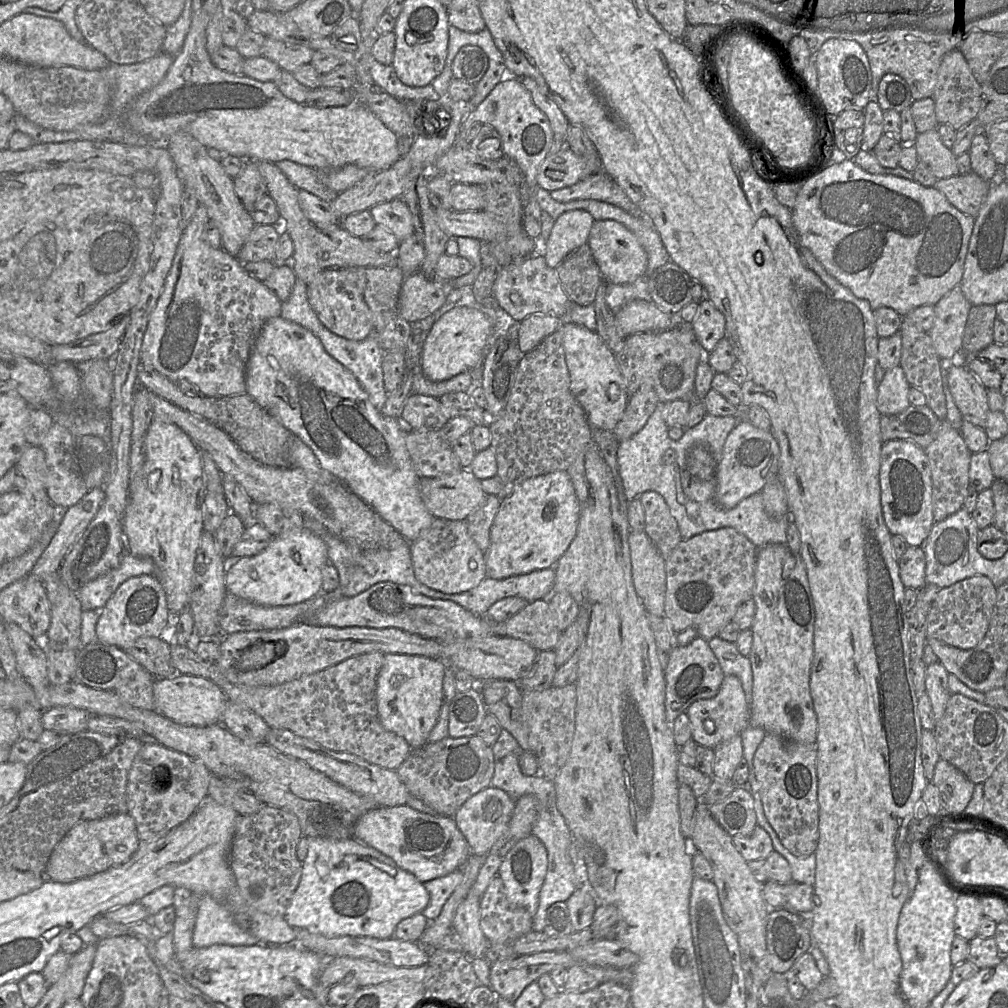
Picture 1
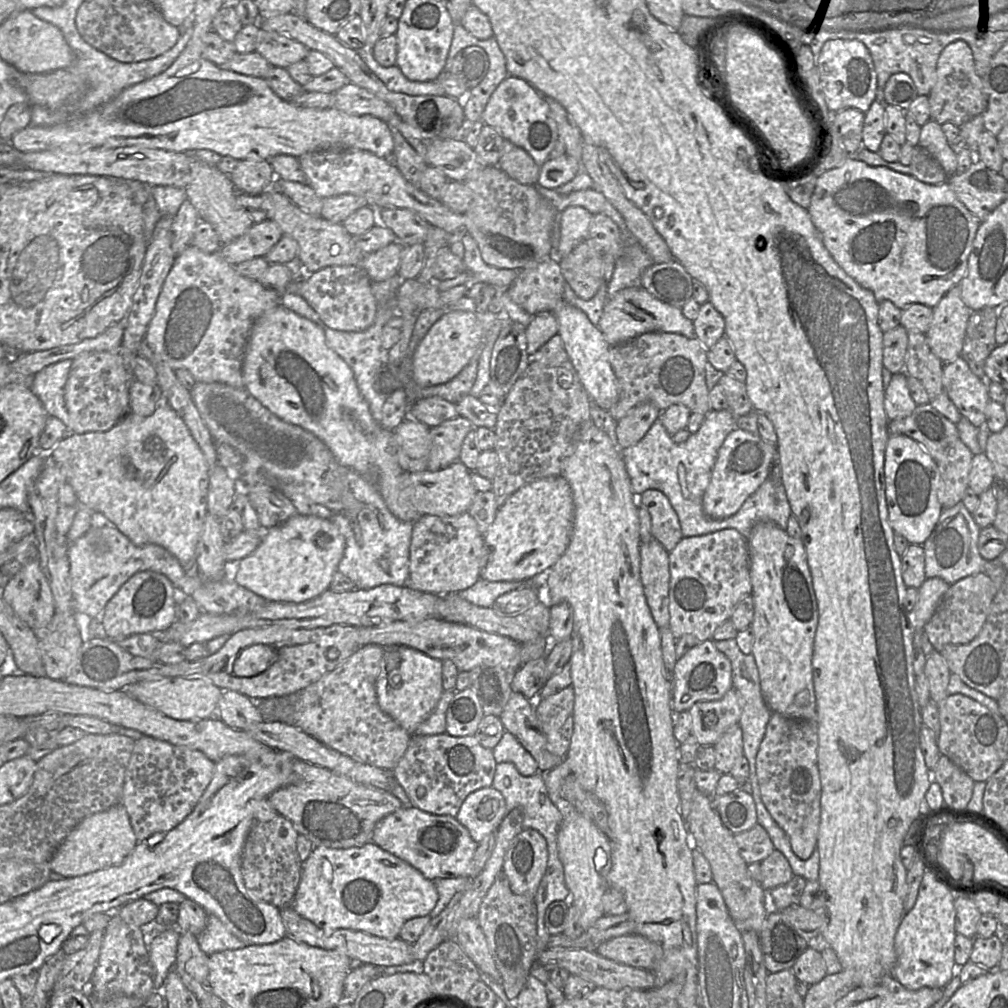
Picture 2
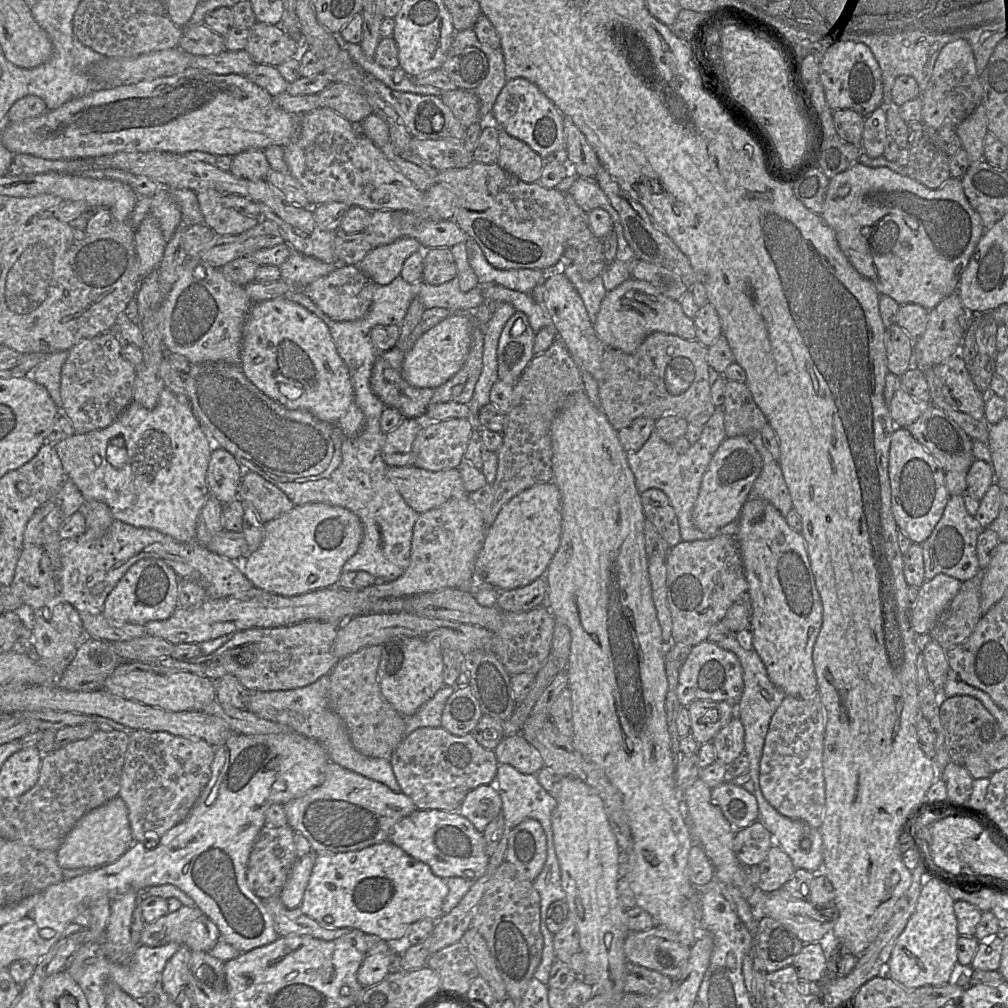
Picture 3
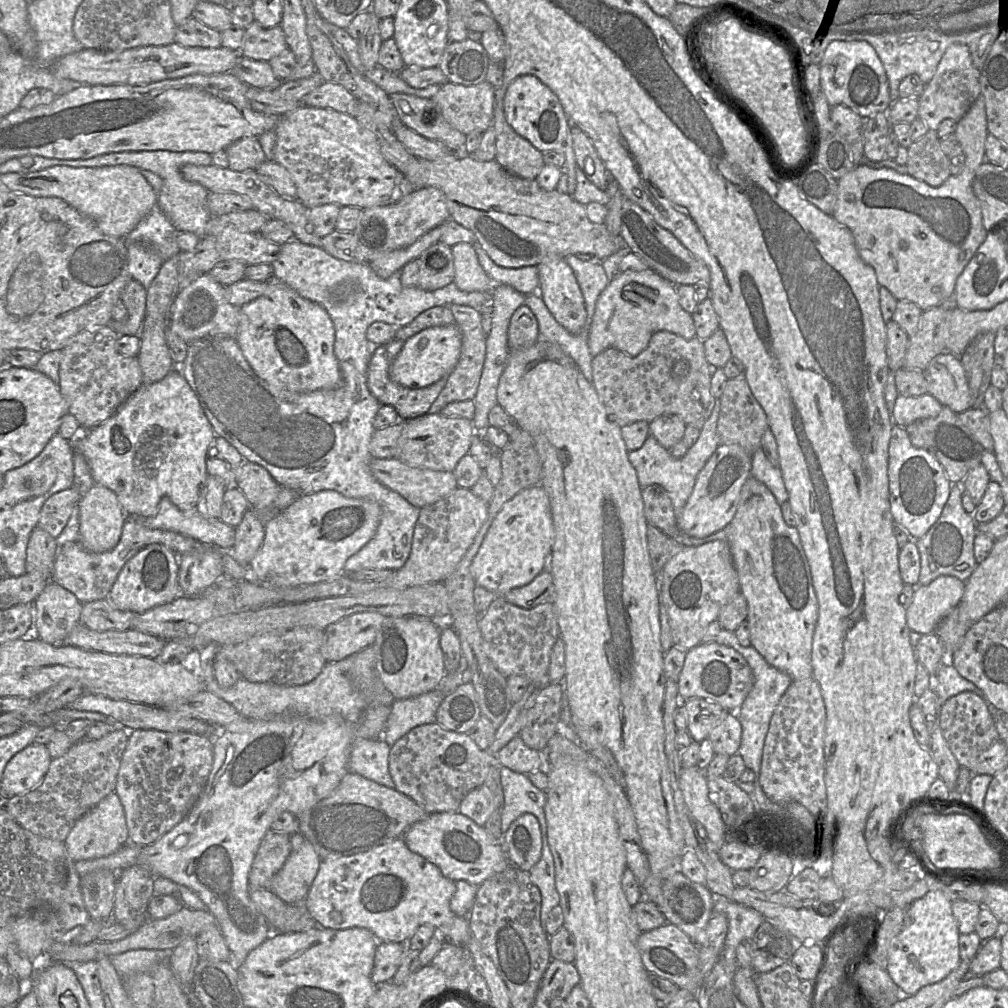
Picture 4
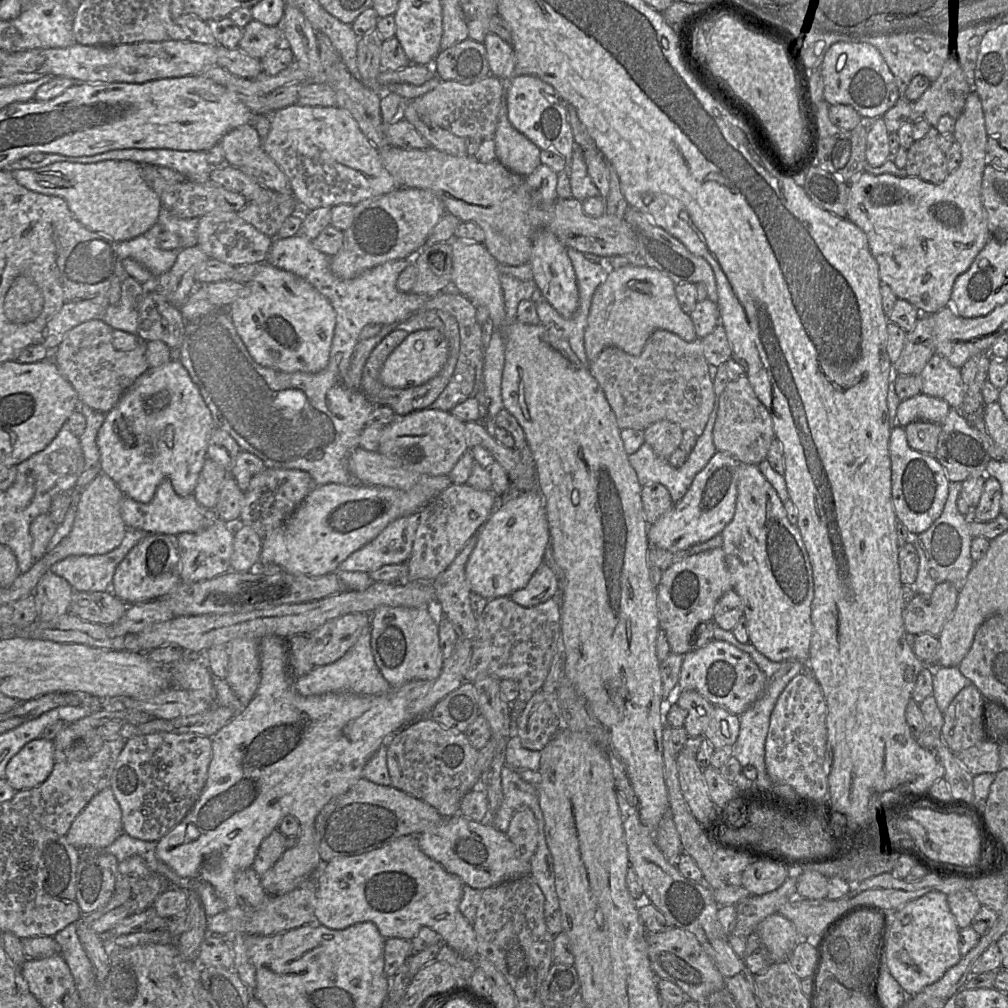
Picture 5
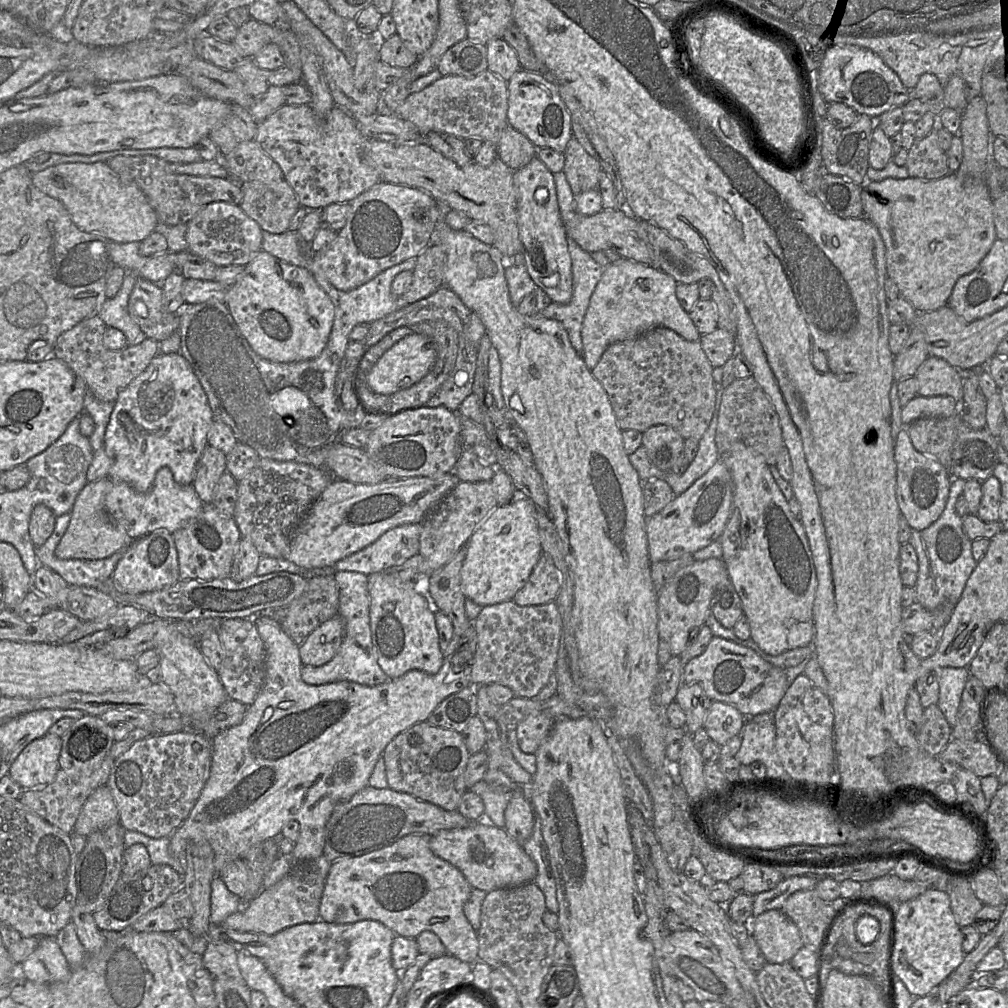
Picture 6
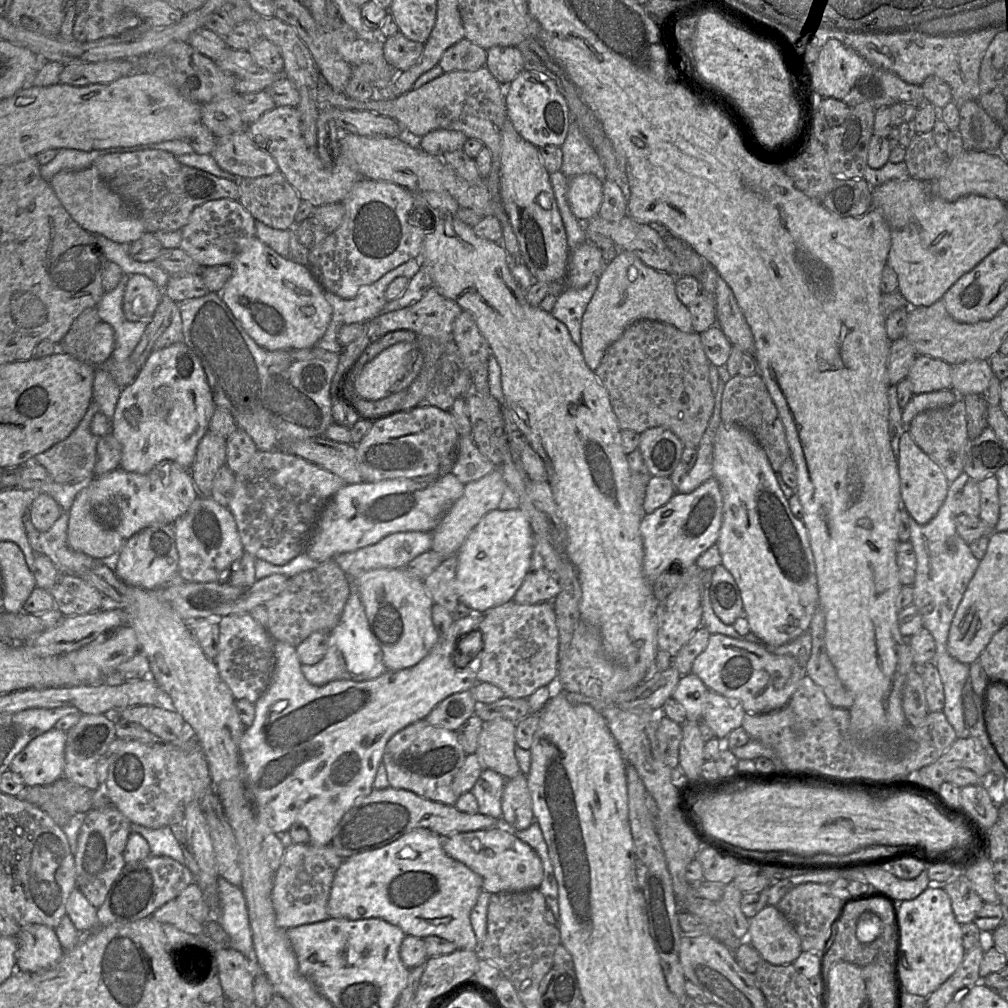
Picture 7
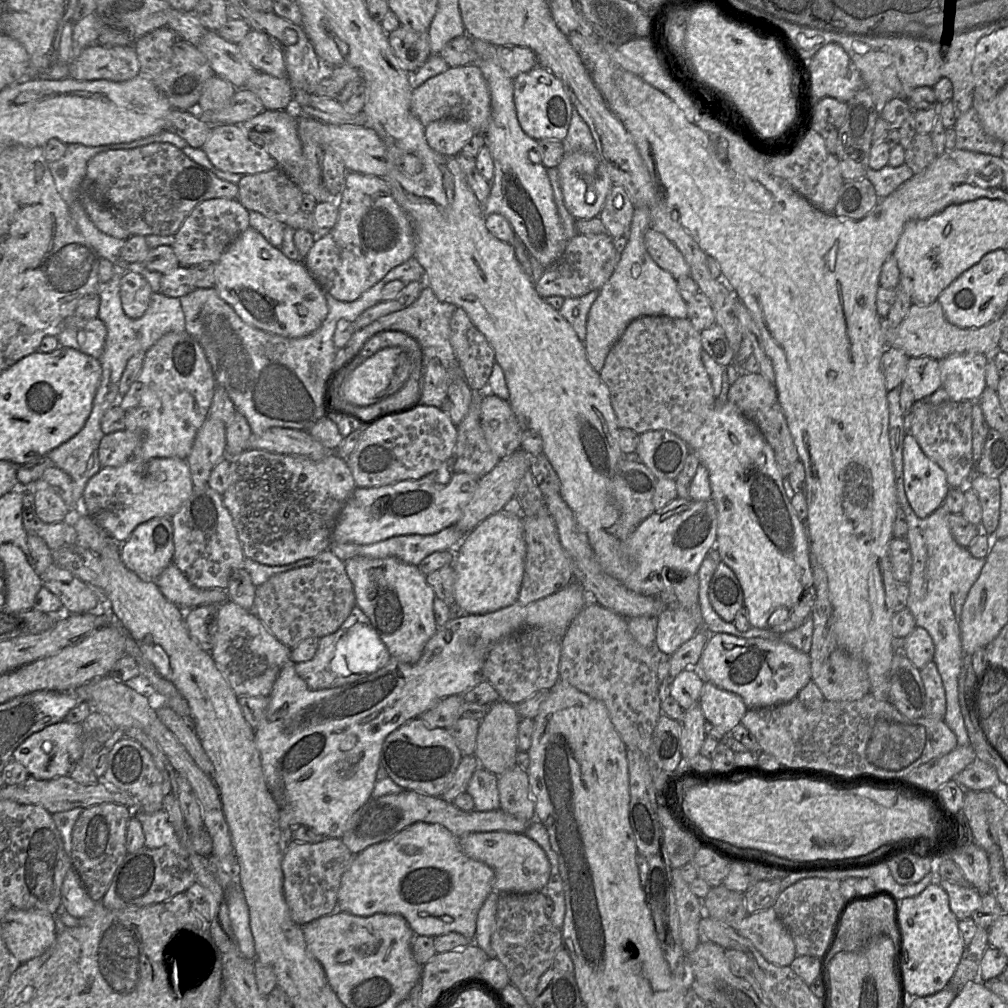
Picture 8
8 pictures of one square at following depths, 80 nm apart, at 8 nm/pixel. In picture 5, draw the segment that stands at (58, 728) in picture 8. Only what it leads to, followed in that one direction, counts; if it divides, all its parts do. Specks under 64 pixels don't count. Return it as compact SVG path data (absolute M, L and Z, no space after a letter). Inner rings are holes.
M34 739L11 758L4 778L16 791L35 788L50 776L54 765L53 740Z

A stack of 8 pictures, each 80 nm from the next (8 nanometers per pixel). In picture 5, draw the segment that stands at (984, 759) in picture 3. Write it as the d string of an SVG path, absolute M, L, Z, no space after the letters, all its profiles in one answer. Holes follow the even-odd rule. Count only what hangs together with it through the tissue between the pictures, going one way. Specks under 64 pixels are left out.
M972 683L964 687L943 713L943 741L959 753L984 740L980 726L983 695Z

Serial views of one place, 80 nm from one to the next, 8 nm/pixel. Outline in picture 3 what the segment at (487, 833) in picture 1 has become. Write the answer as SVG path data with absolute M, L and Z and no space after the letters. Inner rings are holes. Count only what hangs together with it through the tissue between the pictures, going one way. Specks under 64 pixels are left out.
M480 785L468 792L458 812L467 818L478 832L483 833L501 810L500 794L490 785Z

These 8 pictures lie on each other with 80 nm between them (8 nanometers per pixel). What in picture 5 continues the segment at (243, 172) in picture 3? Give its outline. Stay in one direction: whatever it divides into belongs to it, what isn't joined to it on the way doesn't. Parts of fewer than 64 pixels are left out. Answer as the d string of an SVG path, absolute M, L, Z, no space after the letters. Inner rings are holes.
M252 123L241 125L226 133L220 140L225 153L225 164L240 168L243 158L258 148L262 148L262 140Z

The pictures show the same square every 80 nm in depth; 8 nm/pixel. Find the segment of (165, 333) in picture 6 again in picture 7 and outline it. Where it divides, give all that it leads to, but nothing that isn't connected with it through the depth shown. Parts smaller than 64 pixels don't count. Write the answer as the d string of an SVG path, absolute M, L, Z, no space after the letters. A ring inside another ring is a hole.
M145 275L129 276L123 297L123 313L127 320L149 324L162 298L161 290Z

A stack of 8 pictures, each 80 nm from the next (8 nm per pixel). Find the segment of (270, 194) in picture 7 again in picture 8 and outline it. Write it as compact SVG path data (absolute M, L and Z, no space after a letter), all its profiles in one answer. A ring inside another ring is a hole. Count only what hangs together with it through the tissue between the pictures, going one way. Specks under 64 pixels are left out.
M280 168L244 175L238 183L237 200L248 210L281 223L296 213L303 201L303 192Z

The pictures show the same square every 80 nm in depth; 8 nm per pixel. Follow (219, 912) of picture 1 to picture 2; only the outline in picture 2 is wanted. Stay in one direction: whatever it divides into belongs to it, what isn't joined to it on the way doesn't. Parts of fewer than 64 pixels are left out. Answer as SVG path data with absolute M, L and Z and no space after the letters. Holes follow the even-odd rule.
M208 915L204 930L197 936L199 947L207 955L224 950L234 950L247 946L247 943L234 936L214 915Z

